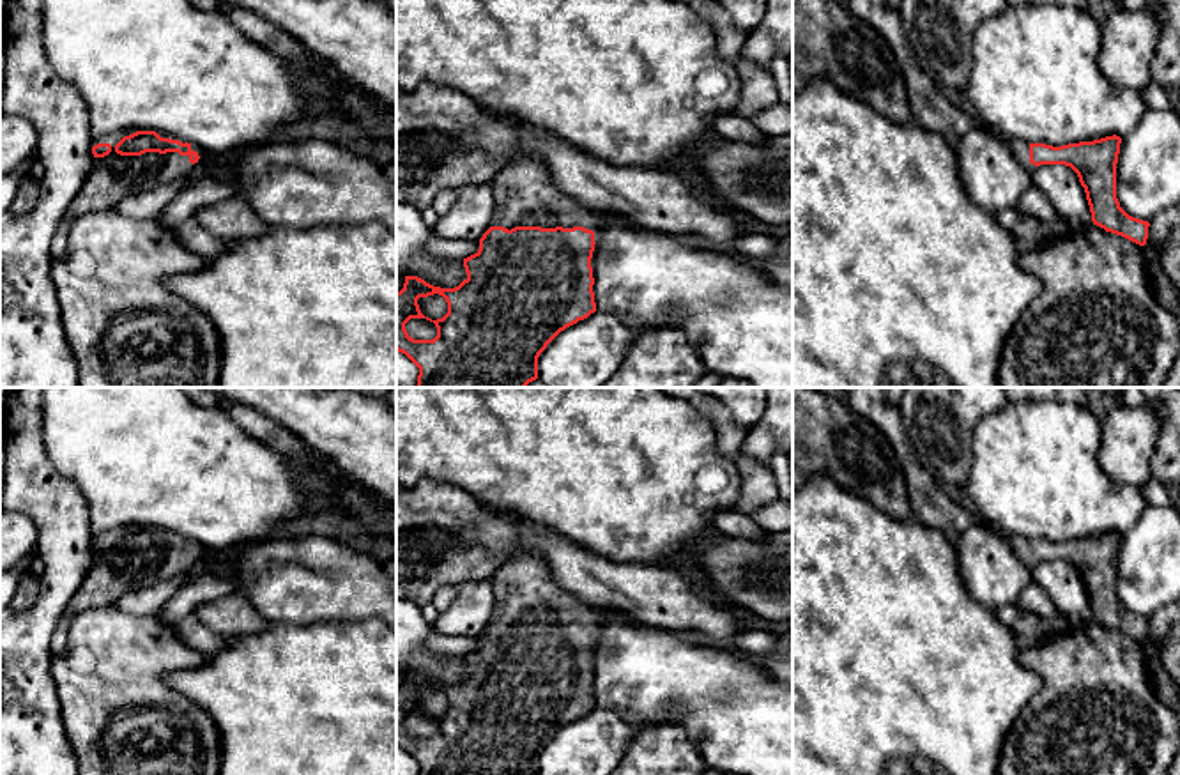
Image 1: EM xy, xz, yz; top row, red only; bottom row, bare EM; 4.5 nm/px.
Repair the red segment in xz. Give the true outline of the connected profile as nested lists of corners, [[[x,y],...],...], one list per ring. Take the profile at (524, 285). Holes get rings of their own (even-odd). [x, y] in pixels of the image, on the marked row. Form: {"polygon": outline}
{"polygon": [[[525,157],[525,159],[518,159],[515,163],[508,163],[506,166],[502,166],[497,175],[494,177],[492,180],[492,191],[494,191],[494,198],[495,198],[495,214],[492,218],[492,225],[490,228],[483,234],[483,237],[479,239],[479,249],[464,258],[464,267],[465,267],[465,272],[467,272],[467,278],[455,288],[441,288],[441,287],[433,287],[430,283],[426,283],[425,280],[418,278],[418,276],[405,276],[405,283],[403,283],[403,288],[400,292],[396,292],[396,350],[405,354],[418,368],[419,368],[419,375],[418,375],[418,388],[525,388],[529,382],[536,380],[538,379],[538,357],[540,354],[547,349],[547,345],[561,333],[564,331],[566,327],[577,324],[579,320],[584,320],[587,318],[591,313],[596,311],[596,303],[594,303],[594,292],[593,292],[593,285],[594,285],[594,278],[593,278],[593,267],[591,267],[591,258],[593,258],[593,251],[594,251],[594,244],[598,241],[598,226],[600,226],[600,214],[586,209],[584,205],[580,205],[577,200],[573,200],[571,196],[568,196],[566,193],[563,193],[557,184],[554,182],[554,177],[550,175],[550,172],[547,170],[547,166],[543,163],[540,163],[538,159],[531,159],[531,157]],[[433,294],[439,294],[446,299],[448,303],[448,313],[442,317],[442,318],[437,318],[437,320],[432,320],[428,317],[425,317],[419,310],[419,304],[418,304],[418,299],[419,297],[428,297],[428,295],[433,295]],[[410,318],[426,318],[430,322],[435,324],[437,327],[437,336],[433,340],[414,340],[409,336],[407,329],[405,329],[405,324],[410,320]]]}

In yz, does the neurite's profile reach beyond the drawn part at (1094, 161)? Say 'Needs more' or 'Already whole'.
Needs more

